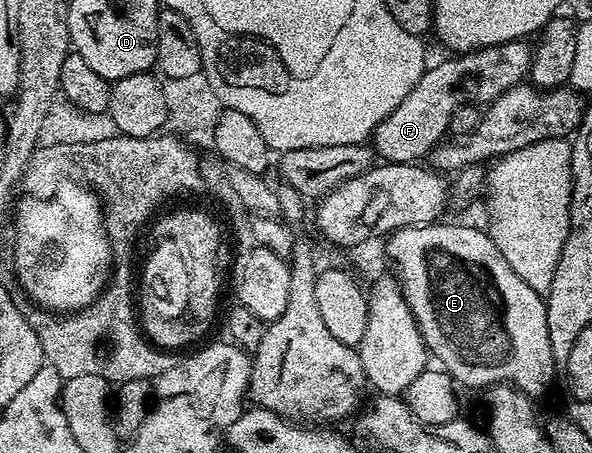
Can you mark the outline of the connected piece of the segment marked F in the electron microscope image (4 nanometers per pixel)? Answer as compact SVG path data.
M517 41L482 47L459 57L448 57L452 59L444 59L433 67L431 64L414 89L402 97L398 109L373 127L370 136L372 150L385 163L423 160L423 155L425 158L449 134L454 113L464 103L487 105L502 97L502 93L521 86L532 68L532 53L533 48L527 42Z

